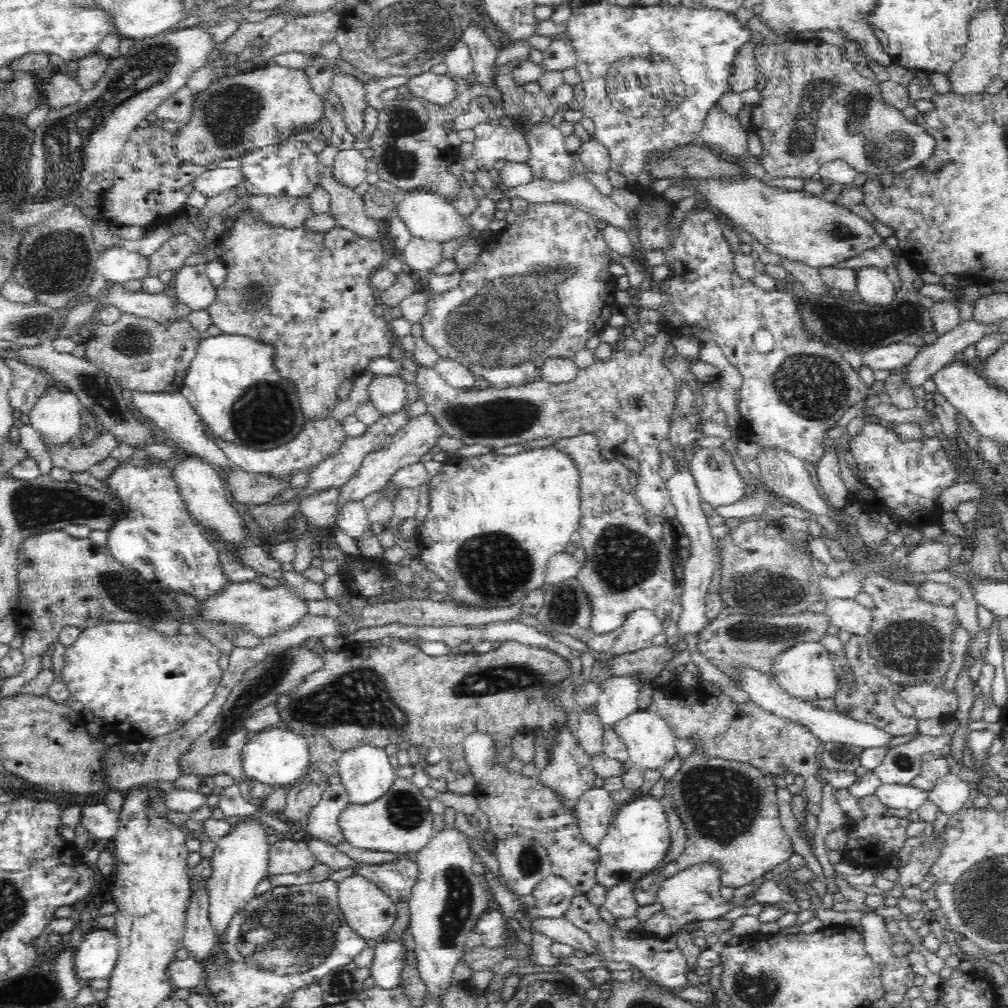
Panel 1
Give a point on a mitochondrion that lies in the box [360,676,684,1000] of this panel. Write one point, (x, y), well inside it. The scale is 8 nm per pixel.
(458, 904)

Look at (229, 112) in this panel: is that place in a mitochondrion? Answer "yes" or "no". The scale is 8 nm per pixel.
yes

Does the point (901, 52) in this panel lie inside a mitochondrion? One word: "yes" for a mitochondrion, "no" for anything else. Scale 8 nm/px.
no

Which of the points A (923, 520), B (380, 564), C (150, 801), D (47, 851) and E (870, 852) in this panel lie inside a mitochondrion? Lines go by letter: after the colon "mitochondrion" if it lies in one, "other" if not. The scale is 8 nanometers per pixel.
A: other
B: other
C: other
D: other
E: other

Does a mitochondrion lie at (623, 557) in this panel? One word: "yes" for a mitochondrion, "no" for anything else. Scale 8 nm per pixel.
yes

